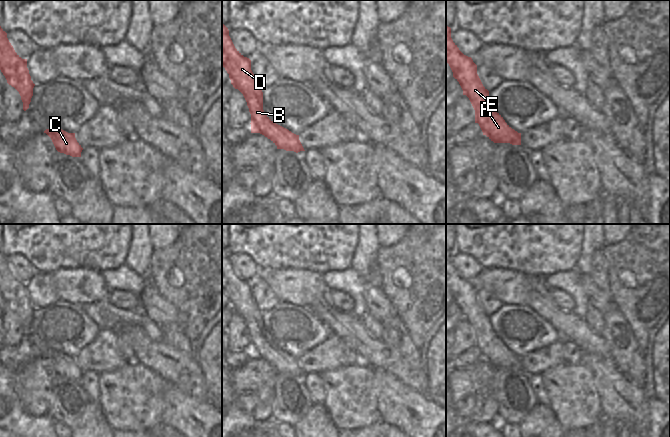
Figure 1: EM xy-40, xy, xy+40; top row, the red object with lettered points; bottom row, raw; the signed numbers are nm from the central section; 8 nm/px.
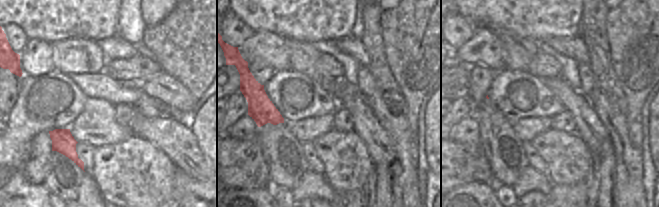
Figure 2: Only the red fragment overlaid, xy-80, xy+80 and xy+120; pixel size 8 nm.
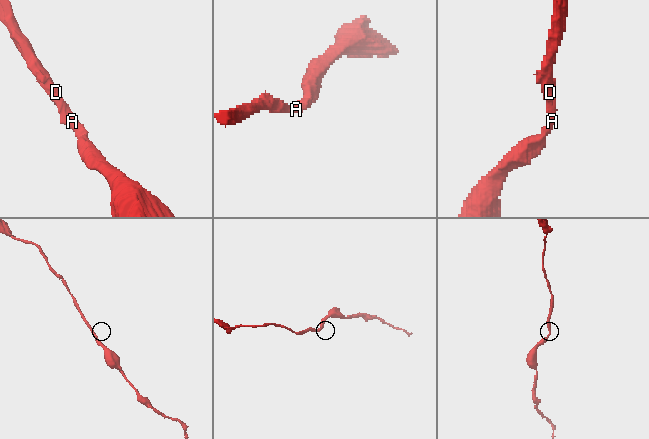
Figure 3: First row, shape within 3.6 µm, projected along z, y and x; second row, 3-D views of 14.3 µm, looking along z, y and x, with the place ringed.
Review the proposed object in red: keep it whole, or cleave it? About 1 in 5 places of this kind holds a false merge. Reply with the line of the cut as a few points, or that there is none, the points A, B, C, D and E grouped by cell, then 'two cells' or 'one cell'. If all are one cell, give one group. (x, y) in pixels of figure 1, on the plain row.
no cut | A B C D E | one cell

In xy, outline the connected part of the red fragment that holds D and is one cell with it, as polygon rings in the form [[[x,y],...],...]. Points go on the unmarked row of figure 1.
[[[222,247],[222,290],[229,298],[231,308],[244,320],[251,338],[251,357],[260,357],[270,363],[277,373],[305,375],[299,359],[274,347],[263,334],[263,316],[252,294],[251,284],[234,270],[228,252]]]

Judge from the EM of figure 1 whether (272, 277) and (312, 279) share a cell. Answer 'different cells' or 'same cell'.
same cell

